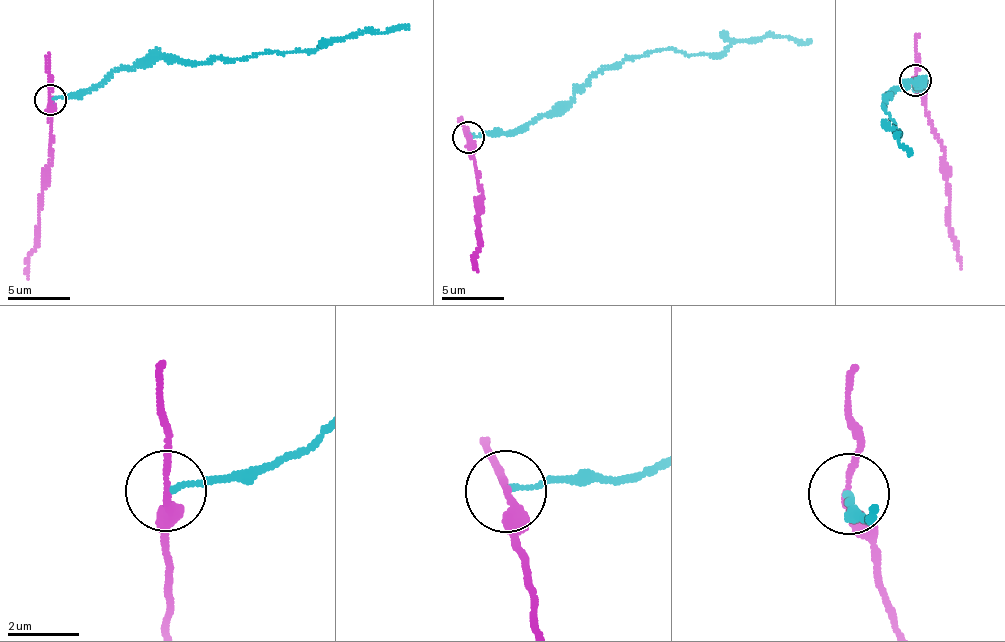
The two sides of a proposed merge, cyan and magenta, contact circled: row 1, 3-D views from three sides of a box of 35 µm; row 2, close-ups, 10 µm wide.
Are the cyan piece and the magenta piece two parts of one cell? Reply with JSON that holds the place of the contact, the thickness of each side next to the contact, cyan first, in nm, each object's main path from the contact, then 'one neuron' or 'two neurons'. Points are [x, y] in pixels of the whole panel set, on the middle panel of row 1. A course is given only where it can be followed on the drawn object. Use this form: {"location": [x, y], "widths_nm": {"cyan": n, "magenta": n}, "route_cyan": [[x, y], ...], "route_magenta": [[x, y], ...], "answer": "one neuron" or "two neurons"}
{"location": [468, 137], "widths_nm": {"cyan": 130, "magenta": 220}, "route_cyan": [[470, 138], [513, 132], [566, 107], [623, 59], [663, 49], [719, 53], [767, 36], [810, 39]], "route_magenta": [[467, 138], [482, 189], [477, 225], [482, 243], [474, 257], [478, 272]], "answer": "two neurons"}

